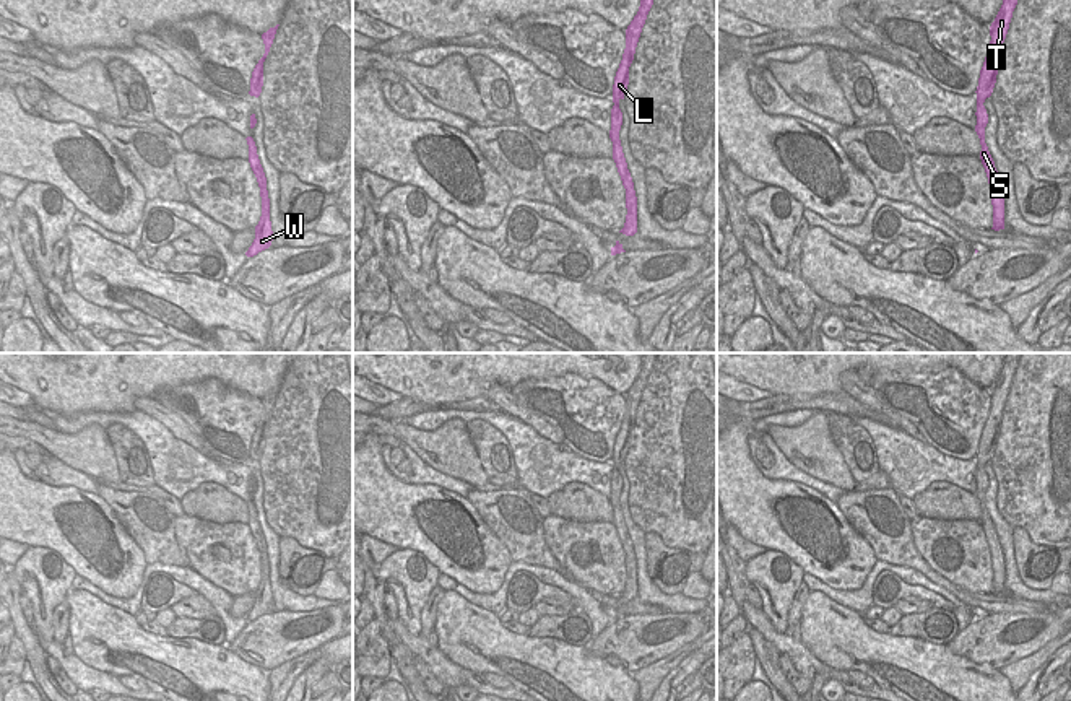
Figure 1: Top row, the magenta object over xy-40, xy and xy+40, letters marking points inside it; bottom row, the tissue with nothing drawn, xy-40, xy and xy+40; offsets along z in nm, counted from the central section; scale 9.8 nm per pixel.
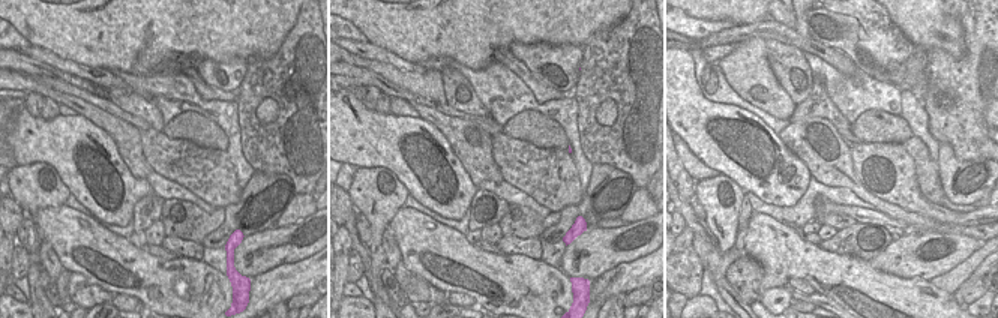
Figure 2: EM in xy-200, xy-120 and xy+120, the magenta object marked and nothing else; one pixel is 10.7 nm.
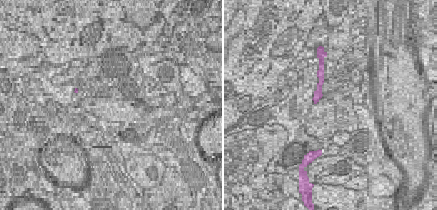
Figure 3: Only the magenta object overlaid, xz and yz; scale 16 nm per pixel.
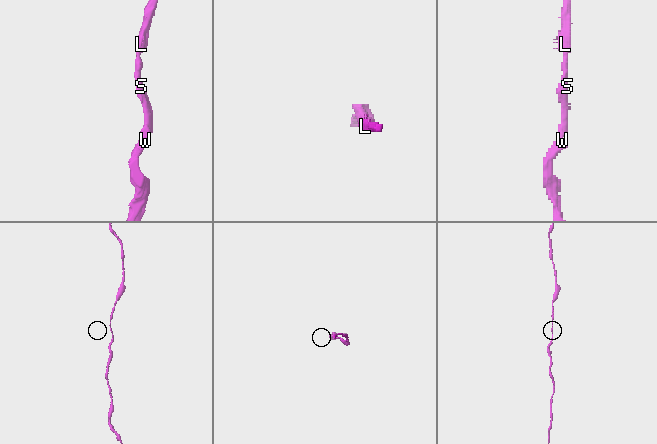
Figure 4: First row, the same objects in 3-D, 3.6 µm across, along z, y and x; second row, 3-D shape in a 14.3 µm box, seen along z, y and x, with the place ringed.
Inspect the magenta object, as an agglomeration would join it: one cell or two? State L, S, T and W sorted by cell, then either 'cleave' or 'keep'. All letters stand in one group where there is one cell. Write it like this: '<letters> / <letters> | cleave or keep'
L S T W | keep

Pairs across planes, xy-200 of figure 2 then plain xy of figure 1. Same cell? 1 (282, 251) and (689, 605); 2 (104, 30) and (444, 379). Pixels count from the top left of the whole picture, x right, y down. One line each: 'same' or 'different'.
1: different
2: same

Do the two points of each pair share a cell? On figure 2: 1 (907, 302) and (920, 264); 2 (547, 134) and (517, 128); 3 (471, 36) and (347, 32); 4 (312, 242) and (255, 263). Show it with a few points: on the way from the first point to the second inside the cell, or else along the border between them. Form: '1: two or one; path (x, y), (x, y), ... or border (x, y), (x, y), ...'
1: two; border (880, 270), (889, 275), (923, 278), (928, 281)
2: one; path (539, 129), (524, 128)
3: two; border (344, 18), (368, 42)
4: one; path (299, 242), (269, 249)

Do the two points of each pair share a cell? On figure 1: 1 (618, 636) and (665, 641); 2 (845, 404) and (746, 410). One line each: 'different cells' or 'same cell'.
1: same cell
2: same cell

